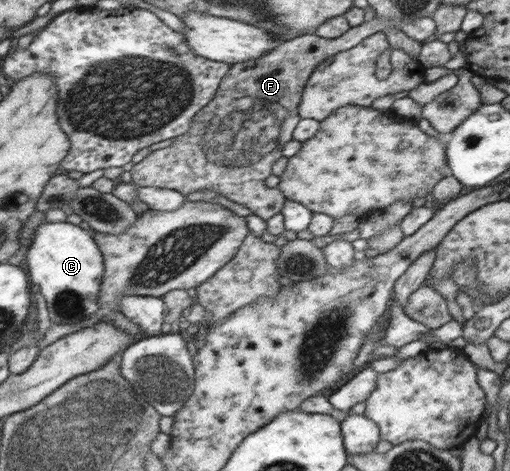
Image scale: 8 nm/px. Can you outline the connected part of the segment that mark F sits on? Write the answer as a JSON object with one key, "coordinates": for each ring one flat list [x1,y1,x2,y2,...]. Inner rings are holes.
{"coordinates":[[374,16,370,21,349,27,344,34,333,39,316,34,299,35,279,43,260,59,232,65,224,74,214,98,194,116,189,130,178,135,172,145,150,151,140,162,134,163,130,170,131,182,137,186,175,190,183,195,195,190,213,190,232,202,246,206,252,215,262,220,279,214,283,211,284,203,289,200,284,198,284,193,278,191,277,187,268,188,268,176,272,176,272,163,284,156,284,144,292,140,295,127,299,126,299,104,309,74,329,57,355,47,376,31,388,29,390,24,392,21]]}

